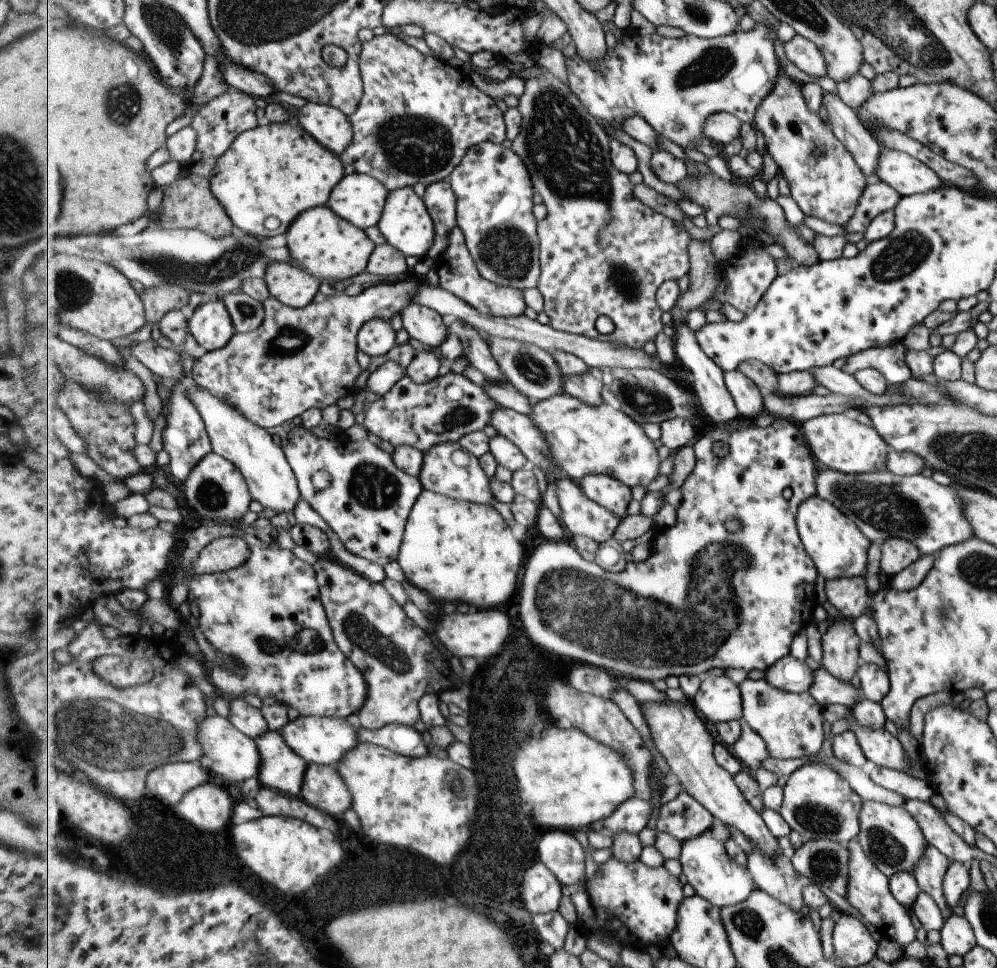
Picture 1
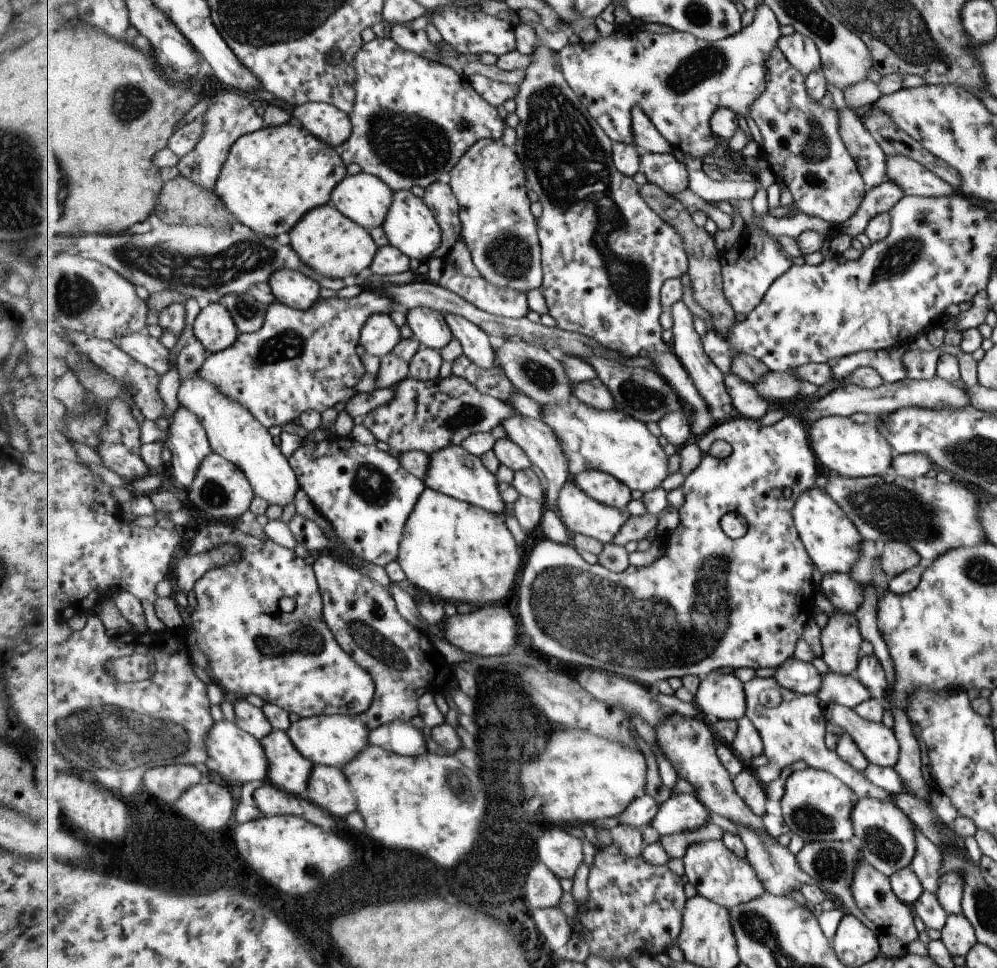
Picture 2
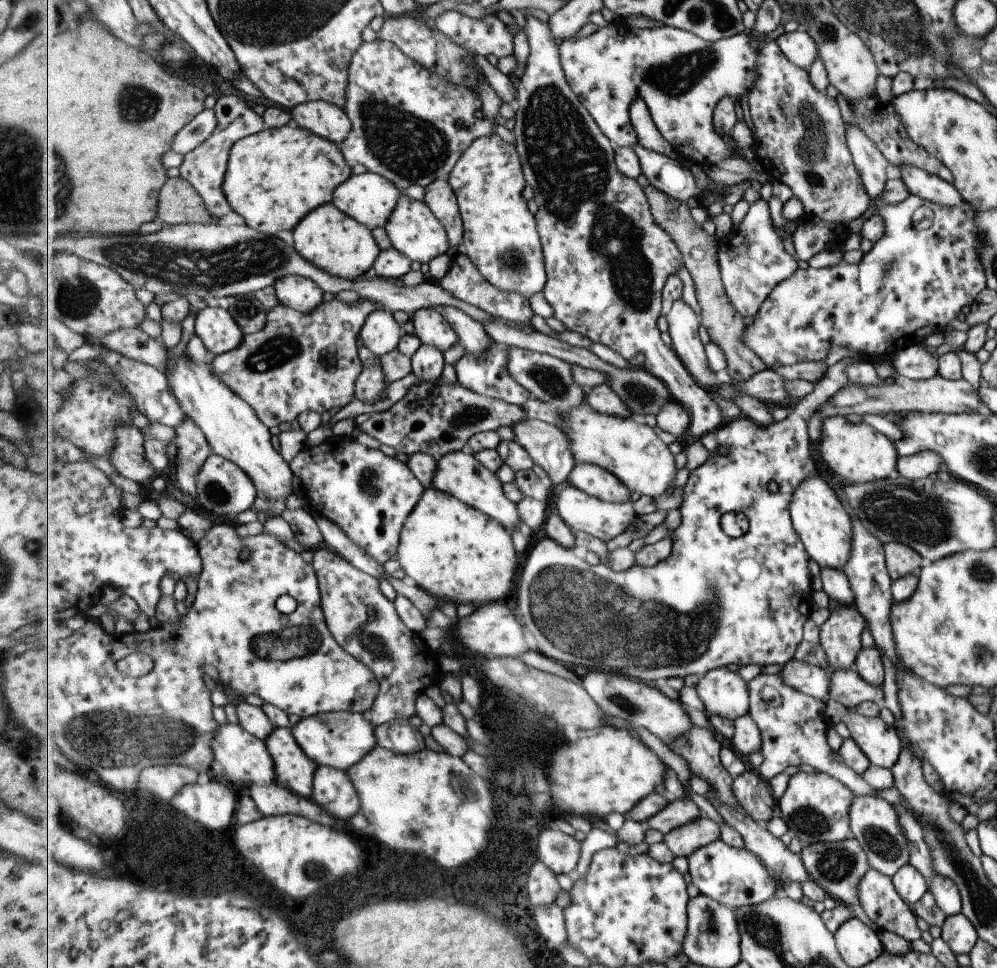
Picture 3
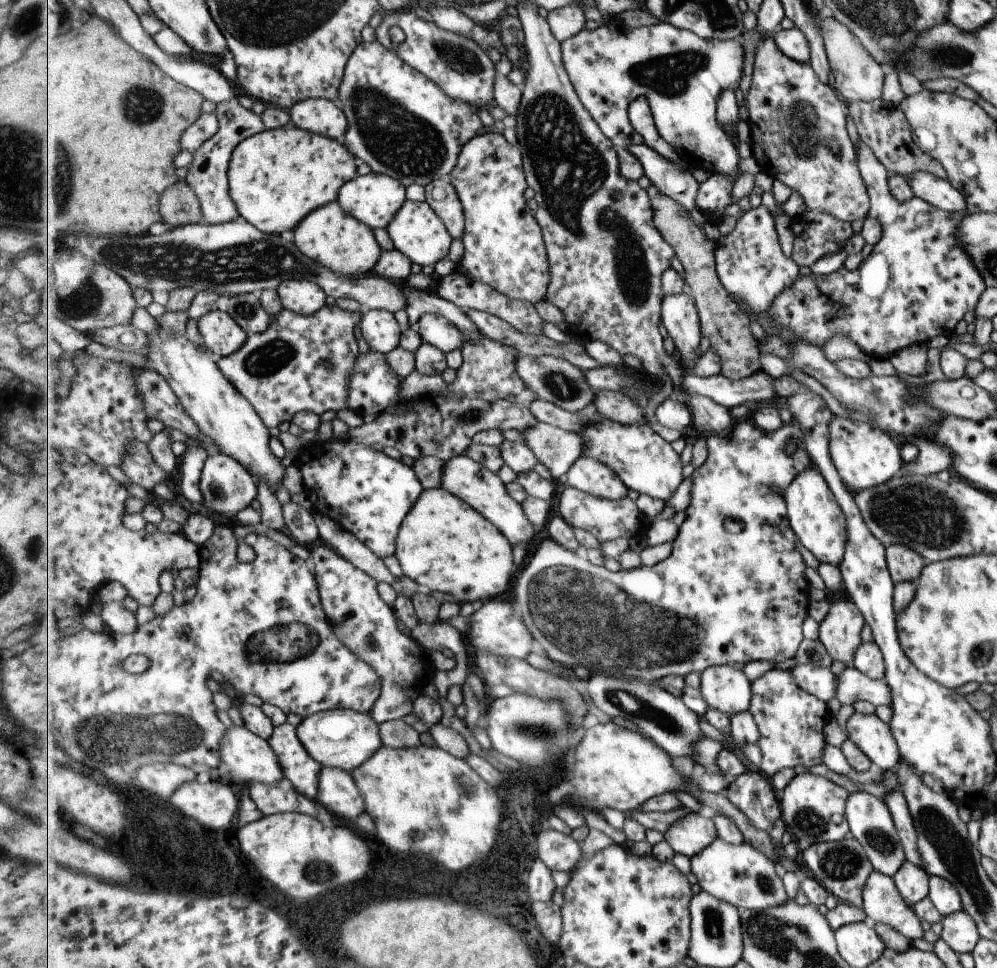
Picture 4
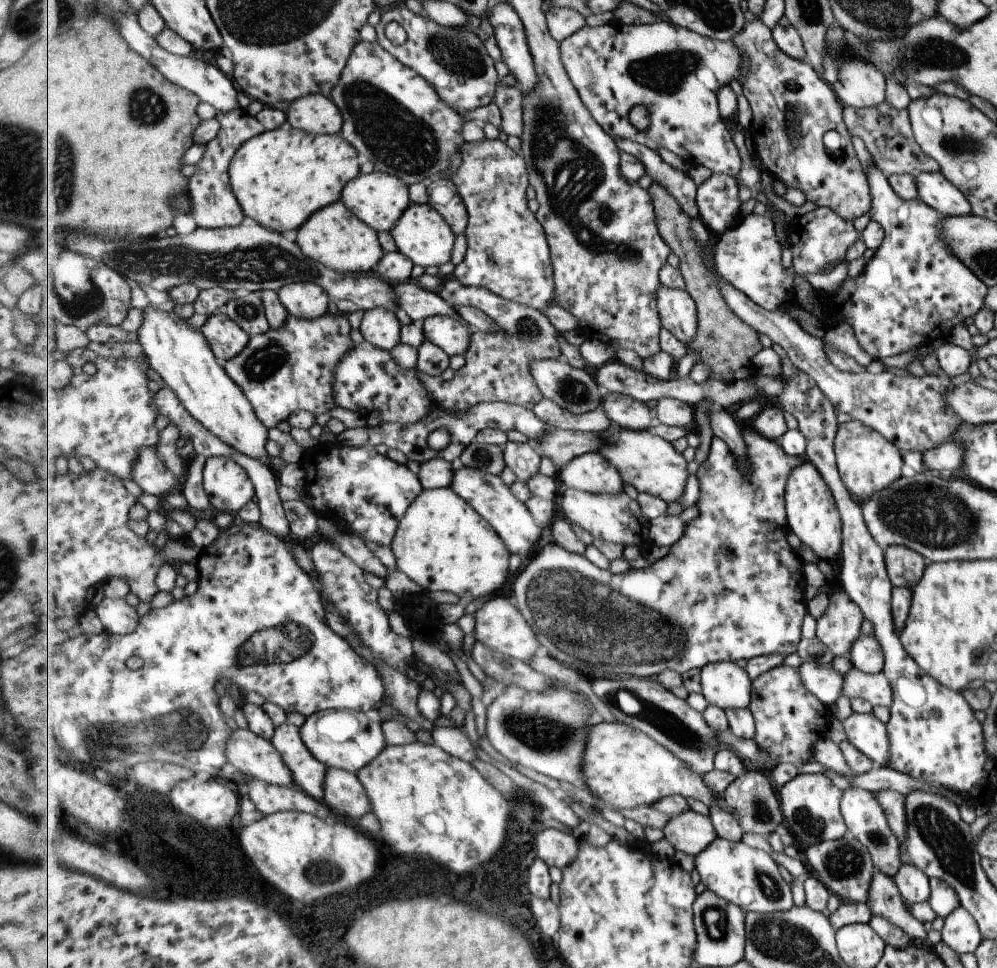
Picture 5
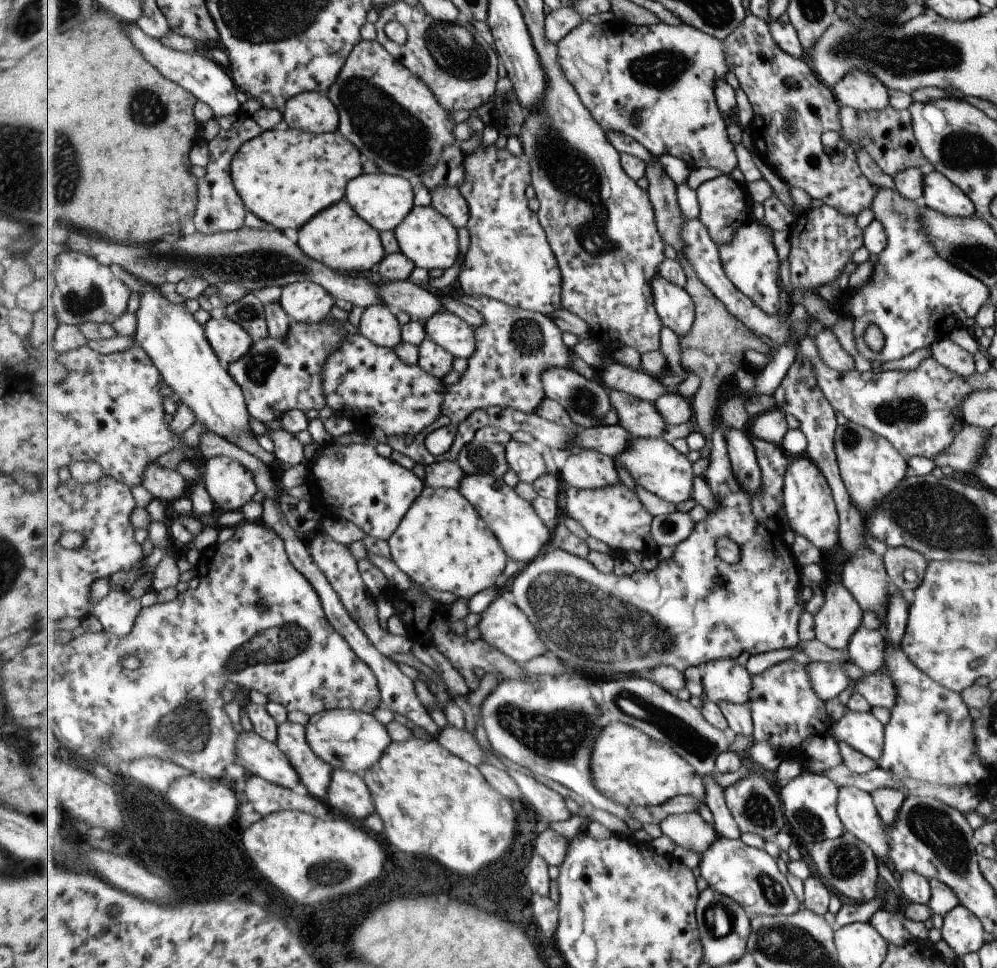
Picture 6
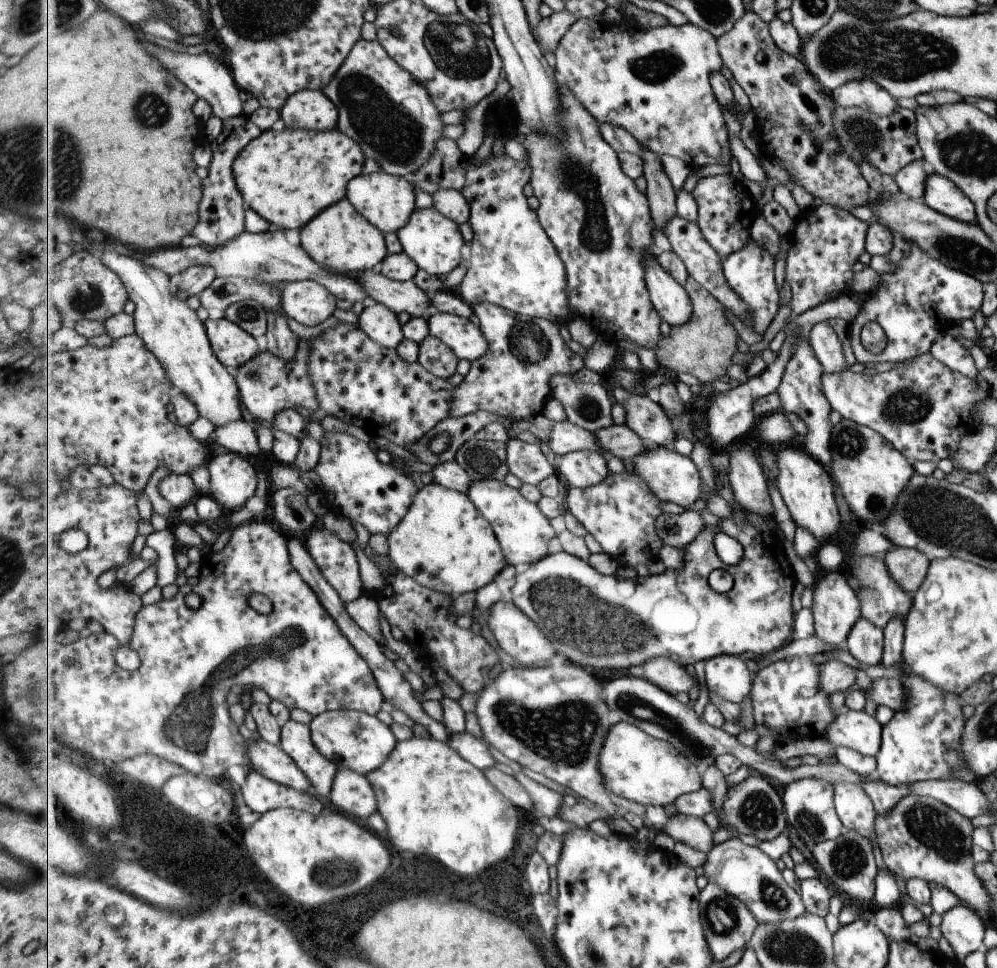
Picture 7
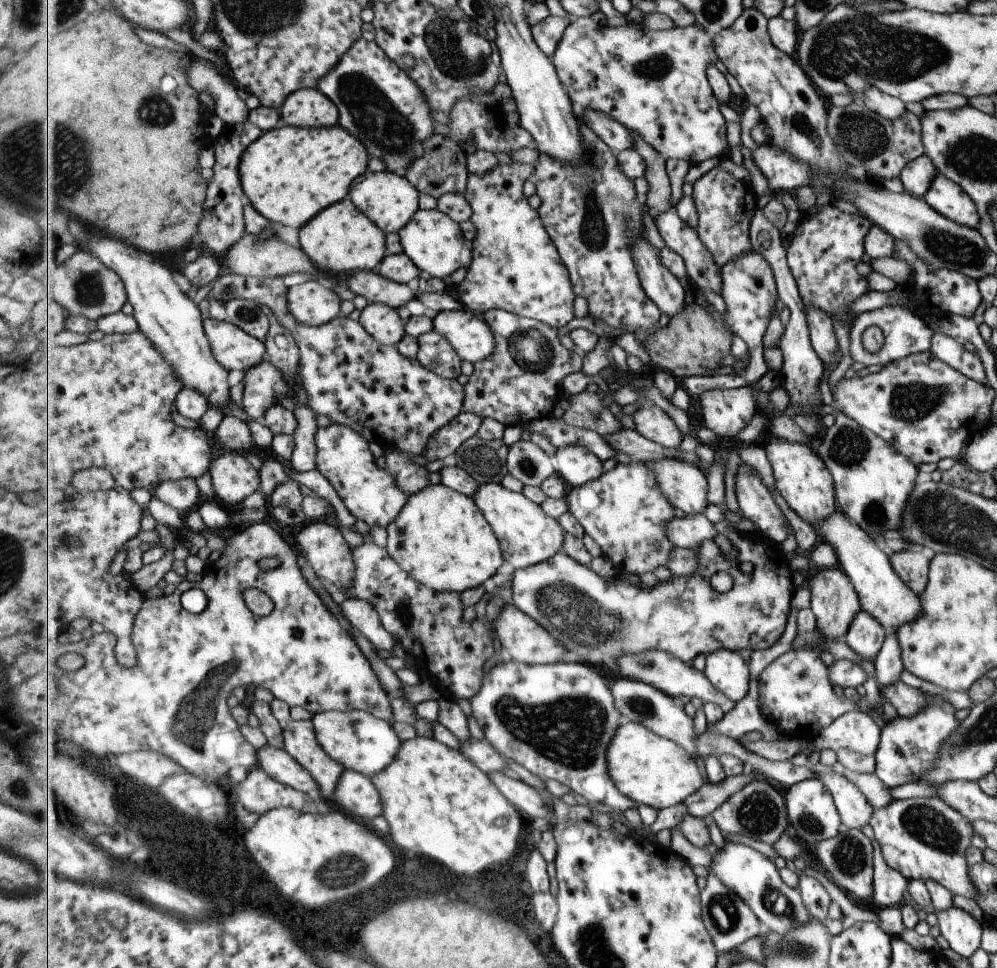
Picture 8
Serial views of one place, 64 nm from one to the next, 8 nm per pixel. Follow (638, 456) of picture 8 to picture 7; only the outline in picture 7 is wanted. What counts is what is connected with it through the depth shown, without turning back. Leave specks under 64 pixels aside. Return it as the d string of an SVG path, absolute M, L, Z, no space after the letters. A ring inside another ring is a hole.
M627 424L611 425L595 431L596 440L606 453L608 460L613 456L625 459L633 458L649 448L644 440Z

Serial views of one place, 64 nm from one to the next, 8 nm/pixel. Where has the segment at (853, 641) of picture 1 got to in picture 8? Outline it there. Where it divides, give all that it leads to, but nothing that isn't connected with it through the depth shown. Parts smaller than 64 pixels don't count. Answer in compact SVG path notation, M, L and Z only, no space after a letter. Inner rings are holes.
M837 567L820 570L813 569L805 579L804 586L810 592L809 608L814 614L815 630L827 640L842 640L843 636L847 634L852 620L861 610L859 608L860 604L857 604L858 596L855 596L856 591L853 588L852 581L848 579L843 570Z

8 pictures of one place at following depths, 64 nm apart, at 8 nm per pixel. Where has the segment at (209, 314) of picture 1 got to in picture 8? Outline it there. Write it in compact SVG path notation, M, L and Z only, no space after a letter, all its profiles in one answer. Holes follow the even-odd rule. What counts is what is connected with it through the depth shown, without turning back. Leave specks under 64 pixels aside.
M207 318L204 327L216 361L227 370L240 370L244 374L267 359L266 343L235 323Z

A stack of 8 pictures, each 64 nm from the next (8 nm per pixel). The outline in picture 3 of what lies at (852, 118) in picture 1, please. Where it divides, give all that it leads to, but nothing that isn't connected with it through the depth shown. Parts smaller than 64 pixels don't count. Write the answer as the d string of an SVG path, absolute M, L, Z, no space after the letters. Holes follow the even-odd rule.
M855 121L845 125L845 128L848 129L847 147L852 153L852 160L859 171L860 179L864 183L871 202L878 204L878 196L886 181L885 166L888 162L881 156L869 137L858 129Z

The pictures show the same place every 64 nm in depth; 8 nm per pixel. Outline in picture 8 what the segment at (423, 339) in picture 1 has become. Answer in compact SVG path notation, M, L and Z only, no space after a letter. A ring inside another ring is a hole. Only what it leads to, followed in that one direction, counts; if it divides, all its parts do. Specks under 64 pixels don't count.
M469 309L443 311L433 318L434 331L443 335L465 361L473 364L495 355L497 340L482 316Z

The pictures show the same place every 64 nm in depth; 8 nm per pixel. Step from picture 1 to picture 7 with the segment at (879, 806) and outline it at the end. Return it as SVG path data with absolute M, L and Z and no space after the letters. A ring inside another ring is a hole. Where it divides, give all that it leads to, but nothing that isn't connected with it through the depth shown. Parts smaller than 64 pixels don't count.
M837 783L832 785L836 792L836 812L840 816L841 824L846 829L859 833L859 836L870 840L876 840L874 831L874 820L876 812L869 800L868 793L854 784Z

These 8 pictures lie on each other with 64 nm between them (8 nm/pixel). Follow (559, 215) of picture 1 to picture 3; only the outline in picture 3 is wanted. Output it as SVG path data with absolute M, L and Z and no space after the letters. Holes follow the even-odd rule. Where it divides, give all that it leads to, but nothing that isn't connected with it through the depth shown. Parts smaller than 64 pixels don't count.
M529 16L526 20L525 31L530 46L530 55L527 58L525 71L520 77L520 83L515 86L517 90L515 98L516 124L513 131L515 134L515 145L522 158L526 183L532 188L535 194L535 201L539 206L536 219L544 246L545 264L548 272L548 282L545 285L543 294L553 307L555 318L557 318L565 328L580 332L588 336L593 342L603 343L605 346L611 348L611 350L615 350L615 352L621 354L621 356L627 360L635 358L637 354L642 354L644 356L644 368L647 368L649 372L652 372L655 376L658 376L662 381L667 383L675 402L688 408L692 417L690 433L697 440L701 440L707 433L719 430L723 424L727 423L727 419L724 418L721 407L708 395L708 392L701 385L698 385L694 376L688 371L688 368L674 351L673 346L667 346L667 344L661 340L661 330L659 330L659 316L663 314L662 292L664 291L667 279L671 275L679 274L679 270L685 267L684 253L677 246L676 240L656 221L644 188L636 179L626 177L619 170L616 163L616 149L612 144L612 140L609 140L608 136L601 130L600 125L597 124L597 121L593 118L589 109L583 104L583 101L577 96L577 93L569 84L564 66L560 59L560 46L557 46L555 40L549 36L549 30L551 31L549 23L539 22L539 20L535 20L535 18Z

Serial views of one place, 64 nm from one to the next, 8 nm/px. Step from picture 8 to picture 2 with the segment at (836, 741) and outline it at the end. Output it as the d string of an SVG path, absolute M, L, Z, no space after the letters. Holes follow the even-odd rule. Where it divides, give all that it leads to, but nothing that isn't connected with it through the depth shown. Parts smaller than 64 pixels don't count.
M845 710L839 726L853 740L868 764L879 767L893 767L898 760L898 743L893 730L882 722L863 720L853 712Z

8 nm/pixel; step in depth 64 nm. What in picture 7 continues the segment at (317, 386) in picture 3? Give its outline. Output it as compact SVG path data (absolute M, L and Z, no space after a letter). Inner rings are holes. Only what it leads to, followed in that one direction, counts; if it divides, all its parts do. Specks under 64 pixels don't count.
M299 339L293 360L276 355L264 346L260 354L248 363L236 368L236 381L240 385L241 402L251 416L257 420L273 422L278 412L293 408L317 410L320 406L318 394L310 377L310 366L314 346L310 339Z

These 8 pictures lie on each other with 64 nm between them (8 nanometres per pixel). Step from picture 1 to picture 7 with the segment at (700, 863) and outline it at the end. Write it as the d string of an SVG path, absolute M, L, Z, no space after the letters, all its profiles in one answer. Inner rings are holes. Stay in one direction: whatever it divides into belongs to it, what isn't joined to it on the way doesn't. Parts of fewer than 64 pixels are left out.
M729 837L722 843L715 844L708 853L707 860L703 870L709 882L717 883L723 890L744 902L759 924L783 923L787 919L804 915L806 910L801 893L785 880L783 871L777 868L777 864L761 848Z

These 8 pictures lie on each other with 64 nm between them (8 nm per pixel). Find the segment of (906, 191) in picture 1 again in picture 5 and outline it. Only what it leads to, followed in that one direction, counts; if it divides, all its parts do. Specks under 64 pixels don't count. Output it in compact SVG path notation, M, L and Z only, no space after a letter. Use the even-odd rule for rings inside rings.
M940 172L914 175L917 196L921 202L940 212L945 217L971 214L970 204Z

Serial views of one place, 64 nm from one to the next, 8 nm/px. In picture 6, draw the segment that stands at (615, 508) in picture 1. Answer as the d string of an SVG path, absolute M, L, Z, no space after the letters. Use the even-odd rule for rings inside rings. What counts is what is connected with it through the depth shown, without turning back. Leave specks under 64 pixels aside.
M583 451L571 454L558 475L565 487L598 489L620 482L615 464L605 453Z

